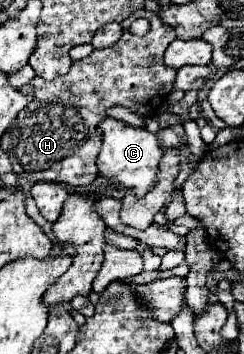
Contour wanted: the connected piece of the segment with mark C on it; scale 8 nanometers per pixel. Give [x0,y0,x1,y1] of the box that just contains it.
[96,117,162,199]

